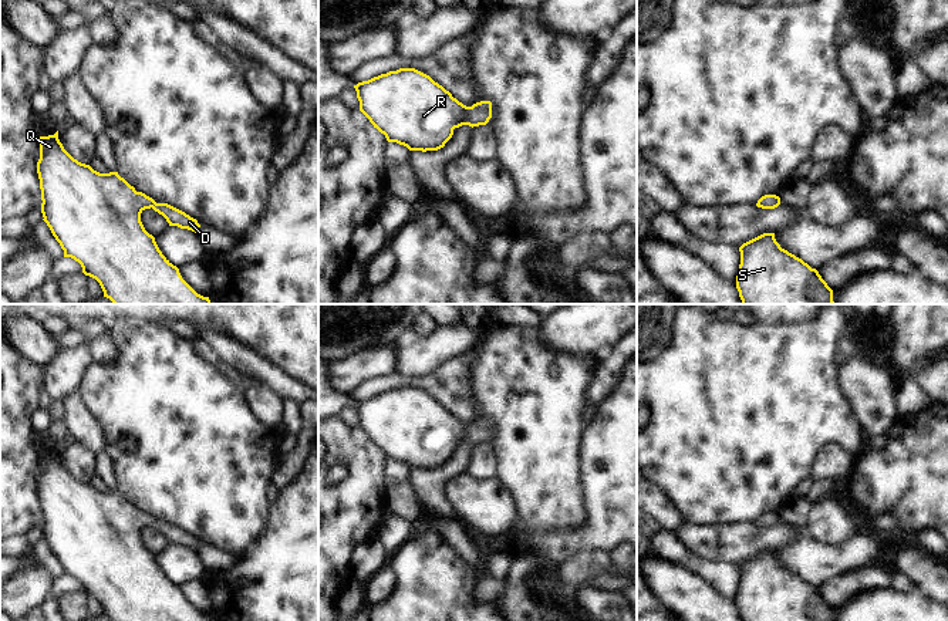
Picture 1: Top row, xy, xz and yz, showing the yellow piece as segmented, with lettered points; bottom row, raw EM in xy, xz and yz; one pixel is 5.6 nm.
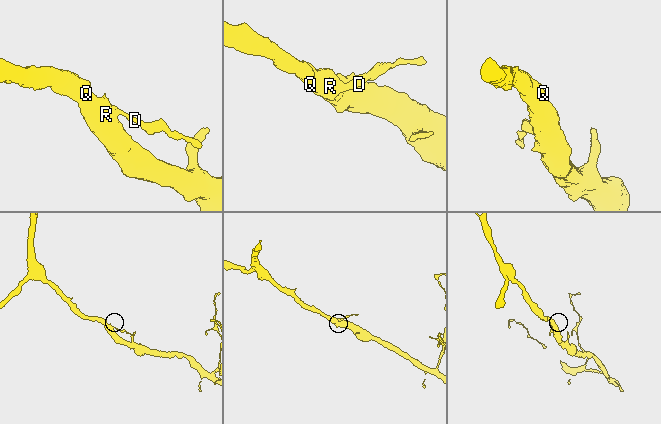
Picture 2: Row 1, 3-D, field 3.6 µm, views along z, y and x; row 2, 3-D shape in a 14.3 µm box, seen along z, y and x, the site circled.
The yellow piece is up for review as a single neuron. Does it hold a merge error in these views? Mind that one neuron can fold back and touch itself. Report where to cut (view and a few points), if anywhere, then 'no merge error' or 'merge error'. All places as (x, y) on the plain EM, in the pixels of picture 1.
no cut; no merge error

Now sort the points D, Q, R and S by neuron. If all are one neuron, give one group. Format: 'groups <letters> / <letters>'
groups D Q R S

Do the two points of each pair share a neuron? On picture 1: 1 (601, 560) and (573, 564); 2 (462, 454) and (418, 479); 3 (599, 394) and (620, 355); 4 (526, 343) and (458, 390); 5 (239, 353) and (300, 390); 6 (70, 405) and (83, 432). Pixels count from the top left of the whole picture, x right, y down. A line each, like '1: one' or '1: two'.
1: one
2: one
3: one
4: two
5: one
6: one

